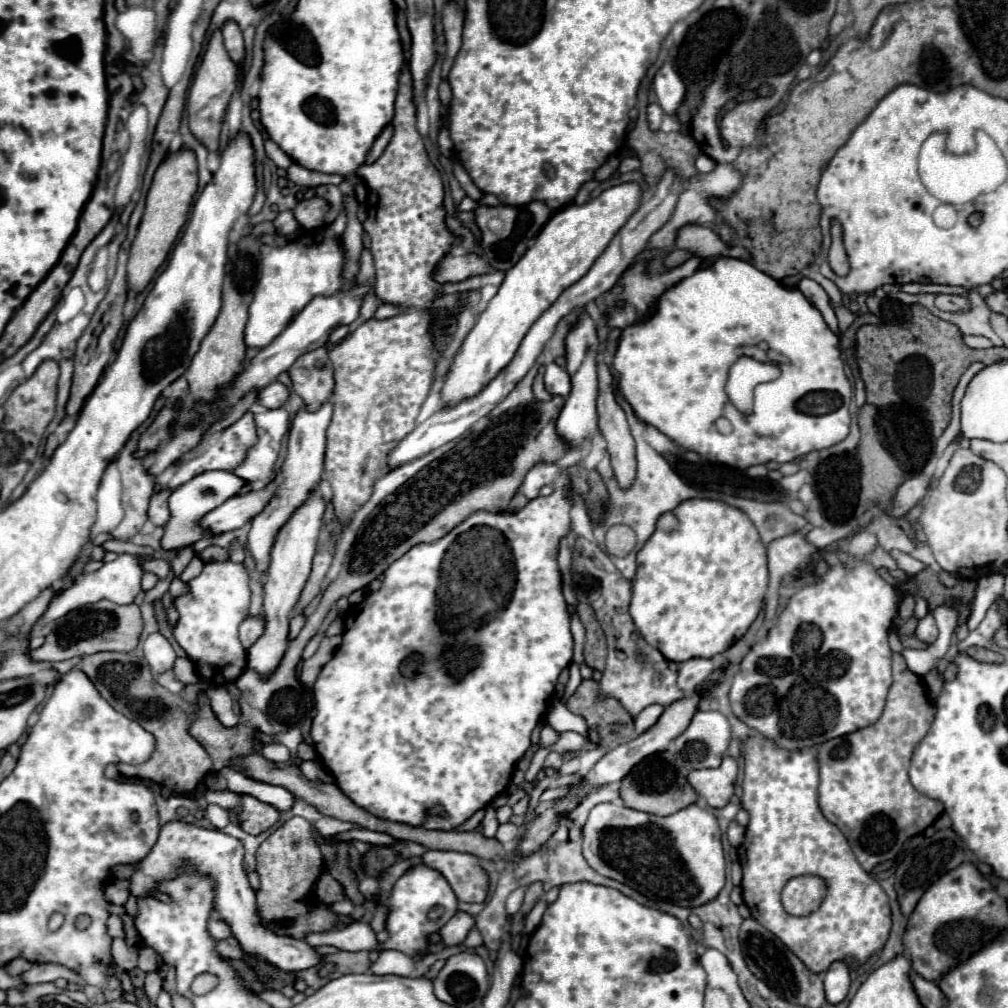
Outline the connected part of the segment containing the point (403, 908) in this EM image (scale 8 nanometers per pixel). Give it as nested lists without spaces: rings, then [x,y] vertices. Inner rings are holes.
[[[405,872],[391,888],[389,898],[387,898],[387,906],[389,906],[389,914],[387,914],[387,926],[385,930],[389,932],[389,940],[379,944],[379,952],[393,948],[399,950],[411,958],[415,956],[425,956],[427,954],[427,946],[429,946],[429,936],[439,932],[449,918],[457,912],[457,896],[453,894],[449,882],[443,878],[443,874],[437,872]],[[433,906],[443,906],[445,914],[443,918],[439,918],[437,922],[431,922],[427,918],[427,912]]]

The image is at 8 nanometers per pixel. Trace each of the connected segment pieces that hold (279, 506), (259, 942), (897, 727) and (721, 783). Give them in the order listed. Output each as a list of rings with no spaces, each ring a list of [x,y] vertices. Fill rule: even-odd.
[[[325,402],[317,412],[299,410],[293,418],[291,432],[289,432],[289,444],[287,444],[287,458],[281,466],[281,472],[277,476],[277,496],[269,502],[269,506],[251,522],[249,532],[249,552],[255,558],[255,568],[259,574],[265,574],[269,568],[269,552],[273,546],[273,540],[281,526],[291,518],[291,514],[311,496],[311,492],[319,486],[321,474],[323,474],[323,458],[325,458],[325,432],[331,422],[331,404]]]
[[[169,822],[161,828],[159,840],[147,854],[147,858],[137,862],[137,870],[131,876],[131,894],[137,898],[153,896],[153,890],[157,890],[161,882],[177,878],[181,870],[195,870],[201,876],[209,876],[213,880],[215,884],[213,912],[231,928],[231,934],[237,938],[237,942],[247,954],[259,954],[287,972],[307,970],[321,962],[323,956],[317,952],[317,948],[313,948],[305,940],[277,936],[261,926],[255,908],[255,890],[249,886],[247,874],[243,870],[241,840],[227,836],[221,830],[205,830],[187,822]]]
[[[893,652],[893,684],[887,694],[887,704],[885,704],[881,718],[867,728],[855,730],[853,734],[833,738],[833,740],[821,744],[817,750],[819,752],[819,774],[821,774],[819,806],[825,814],[825,818],[829,822],[833,822],[845,834],[845,838],[849,840],[849,844],[853,848],[853,854],[857,856],[859,864],[867,872],[881,862],[893,860],[899,854],[899,850],[907,838],[923,832],[943,812],[943,804],[939,800],[919,794],[913,788],[913,784],[909,782],[909,774],[907,774],[909,758],[911,758],[917,742],[921,742],[921,738],[925,738],[925,734],[935,718],[935,712],[937,712],[935,704],[931,700],[927,700],[923,678],[913,674],[907,668],[901,654]]]
[[[723,756],[723,762],[715,770],[693,770],[687,776],[695,792],[705,798],[713,808],[723,808],[735,790],[737,780],[737,762],[731,756]]]

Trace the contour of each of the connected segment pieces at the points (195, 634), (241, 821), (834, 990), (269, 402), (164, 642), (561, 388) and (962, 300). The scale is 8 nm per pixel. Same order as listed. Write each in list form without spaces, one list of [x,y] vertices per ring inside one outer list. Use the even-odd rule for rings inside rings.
[[[209,562],[203,572],[189,582],[191,592],[175,600],[179,622],[173,636],[195,662],[201,678],[213,684],[225,684],[245,670],[245,648],[239,642],[237,630],[249,612],[249,576],[243,564],[235,562]]]
[[[241,794],[241,810],[229,814],[229,818],[231,822],[239,824],[245,832],[261,834],[277,824],[279,812],[270,804],[257,800],[255,796]]]
[[[833,962],[829,970],[825,972],[825,996],[829,1004],[839,1004],[849,990],[851,978],[849,978],[849,968],[845,962]]]
[[[271,382],[259,392],[257,402],[263,404],[265,408],[281,408],[289,398],[289,390],[281,382]]]
[[[159,632],[149,634],[143,640],[143,656],[149,662],[153,674],[163,674],[163,672],[171,670],[175,664],[175,658],[177,658],[169,640]]]
[[[549,362],[545,366],[545,388],[553,396],[567,396],[571,392],[571,376],[563,366],[557,366],[555,362]]]
[[[937,294],[935,306],[945,312],[963,312],[969,310],[969,300],[965,296],[951,296],[951,294]]]

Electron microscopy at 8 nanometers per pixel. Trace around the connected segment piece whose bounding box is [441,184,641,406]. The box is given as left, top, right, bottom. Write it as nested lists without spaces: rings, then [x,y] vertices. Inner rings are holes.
[[[619,184],[605,190],[585,206],[569,204],[549,218],[545,224],[547,228],[541,230],[537,242],[511,270],[507,270],[499,292],[477,316],[473,330],[465,336],[461,348],[453,356],[441,386],[441,400],[445,406],[457,406],[467,398],[477,396],[513,360],[527,330],[565,288],[587,274],[617,230],[637,210],[639,200],[641,188],[637,184]]]

